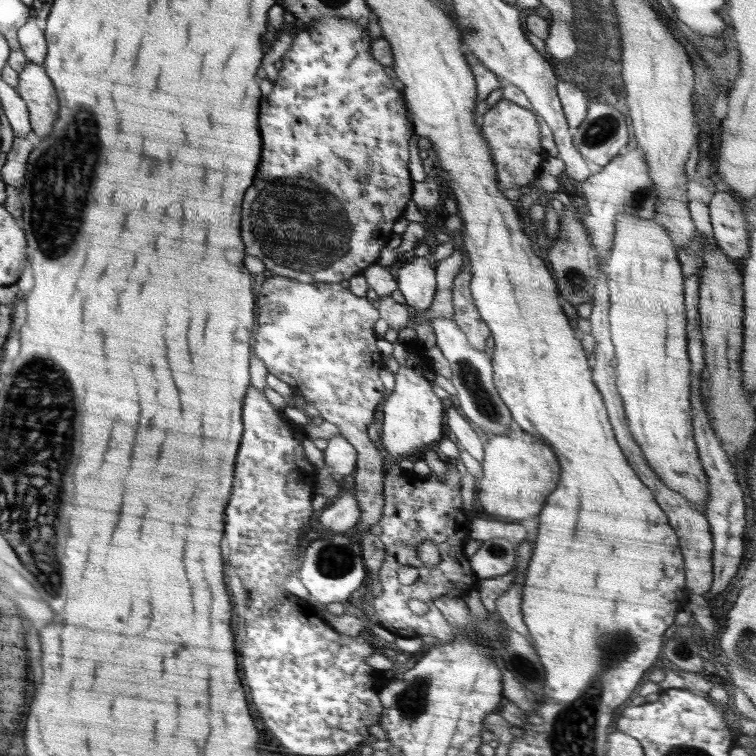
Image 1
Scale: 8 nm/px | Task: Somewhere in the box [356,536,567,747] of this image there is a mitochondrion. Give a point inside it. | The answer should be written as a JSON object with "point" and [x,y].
{"point":[411,703]}

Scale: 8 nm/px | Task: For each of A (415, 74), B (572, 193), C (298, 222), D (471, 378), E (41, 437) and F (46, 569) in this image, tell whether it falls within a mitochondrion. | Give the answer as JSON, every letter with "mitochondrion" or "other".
{"A":"other","B":"other","C":"mitochondrion","D":"mitochondrion","E":"mitochondrion","F":"mitochondrion"}

